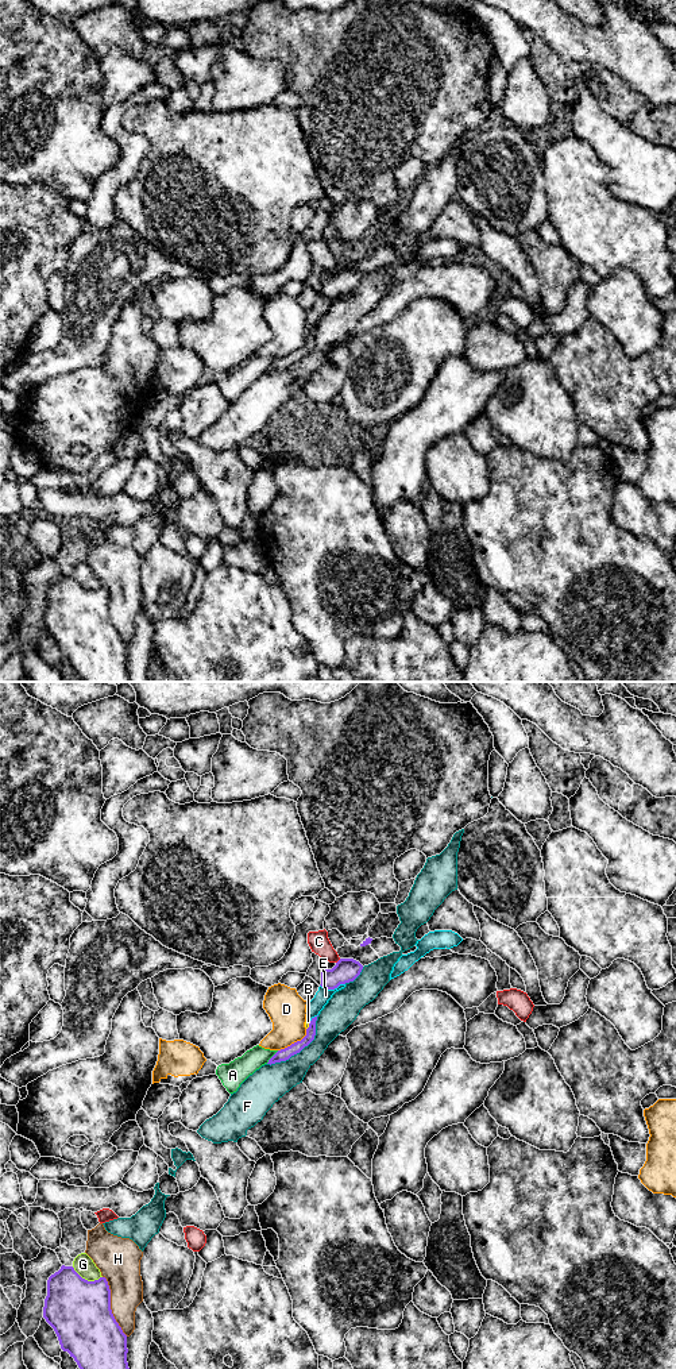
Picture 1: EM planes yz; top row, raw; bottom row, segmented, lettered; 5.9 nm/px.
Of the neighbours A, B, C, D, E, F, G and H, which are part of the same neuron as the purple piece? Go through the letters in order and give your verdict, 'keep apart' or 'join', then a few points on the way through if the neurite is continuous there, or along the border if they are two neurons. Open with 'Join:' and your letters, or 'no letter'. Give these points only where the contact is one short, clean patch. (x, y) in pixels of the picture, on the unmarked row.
Join: no letter
A: keep apart
B: keep apart; border yz (311, 330), (306, 338)
C: keep apart
D: keep apart
E: keep apart
F: keep apart
G: keep apart
H: keep apart

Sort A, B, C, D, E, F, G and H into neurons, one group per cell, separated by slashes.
A B E / C / D / F / G / H

